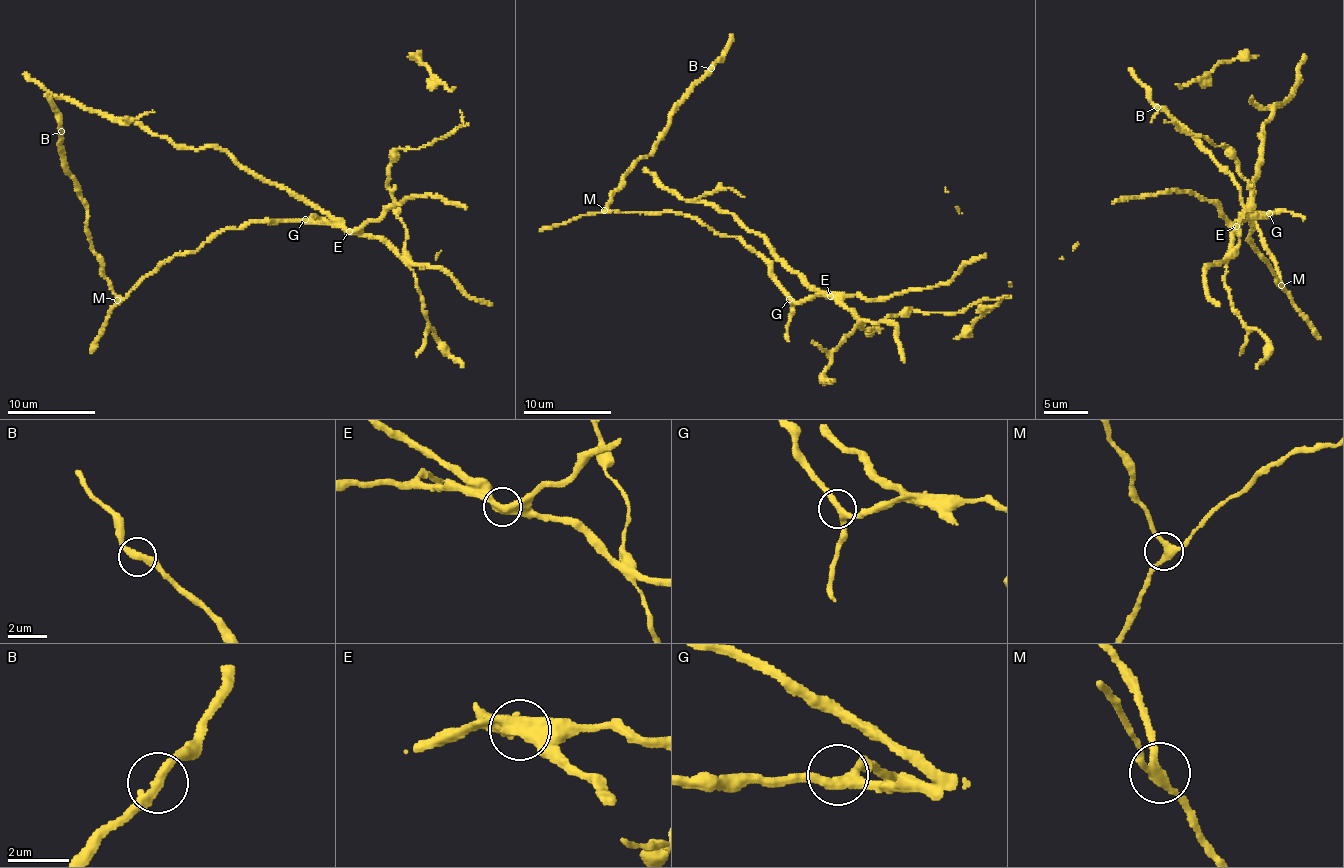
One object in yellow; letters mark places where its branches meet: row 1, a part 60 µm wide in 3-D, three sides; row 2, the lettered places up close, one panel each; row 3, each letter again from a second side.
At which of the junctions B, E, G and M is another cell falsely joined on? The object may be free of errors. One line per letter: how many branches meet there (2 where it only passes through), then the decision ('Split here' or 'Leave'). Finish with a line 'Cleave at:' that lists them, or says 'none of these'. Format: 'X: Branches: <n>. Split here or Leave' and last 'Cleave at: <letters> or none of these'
B: Branches: 2. Leave
E: Branches: 2. Split here
G: Branches: 3. Leave
M: Branches: 3. Leave
Cleave at: E

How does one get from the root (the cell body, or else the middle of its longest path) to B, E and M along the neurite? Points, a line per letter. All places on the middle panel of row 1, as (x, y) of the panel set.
B: (790, 297), (760, 256), (702, 221), (675, 212), (608, 210), (633, 163), (650, 155), (678, 100), (711, 69)
E: (790, 297), (796, 302), (805, 302), (816, 296), (830, 297)
M: (790, 297), (760, 256), (738, 239), (723, 236), (702, 221), (675, 212), (604, 210)

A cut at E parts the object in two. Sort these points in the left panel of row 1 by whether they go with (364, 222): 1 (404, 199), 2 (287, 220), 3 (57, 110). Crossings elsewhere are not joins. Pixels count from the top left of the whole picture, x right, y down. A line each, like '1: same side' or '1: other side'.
1: same side
2: same side
3: same side

